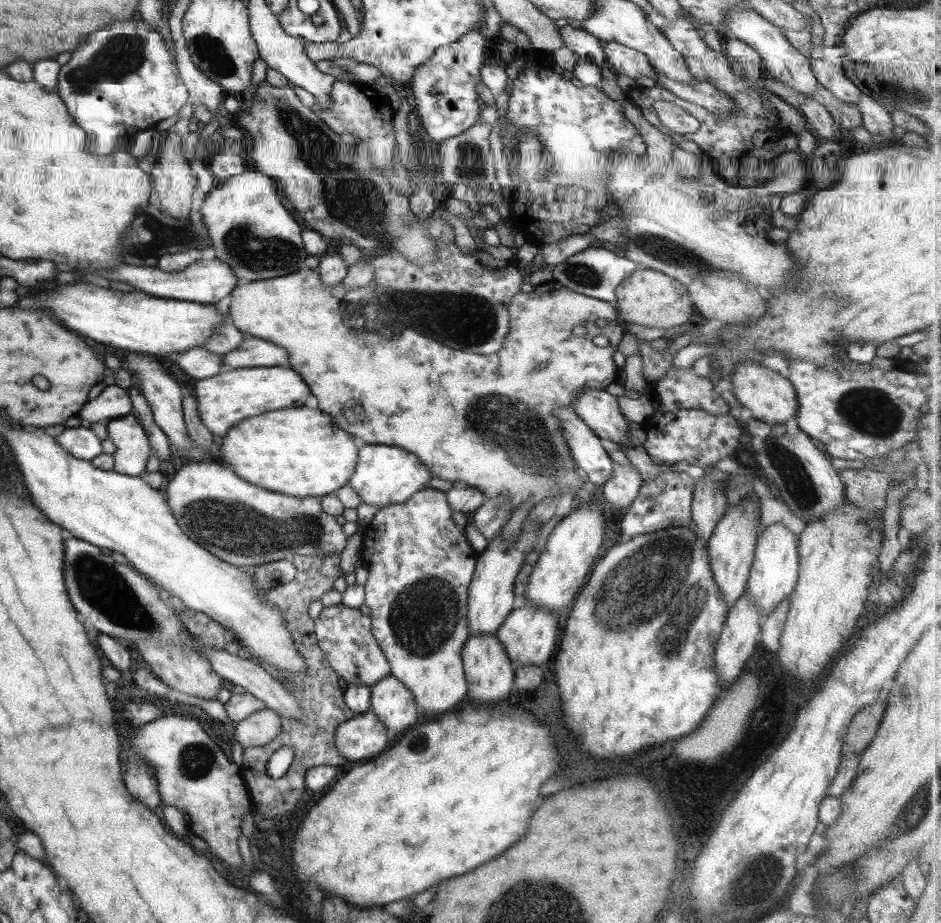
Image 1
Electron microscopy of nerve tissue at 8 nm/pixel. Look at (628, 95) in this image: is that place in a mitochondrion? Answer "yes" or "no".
no

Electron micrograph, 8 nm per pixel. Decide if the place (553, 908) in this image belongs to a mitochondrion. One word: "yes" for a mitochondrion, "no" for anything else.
yes

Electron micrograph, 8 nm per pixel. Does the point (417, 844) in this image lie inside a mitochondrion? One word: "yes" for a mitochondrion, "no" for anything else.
yes

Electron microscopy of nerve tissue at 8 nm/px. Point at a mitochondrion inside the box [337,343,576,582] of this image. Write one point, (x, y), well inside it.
(512, 426)

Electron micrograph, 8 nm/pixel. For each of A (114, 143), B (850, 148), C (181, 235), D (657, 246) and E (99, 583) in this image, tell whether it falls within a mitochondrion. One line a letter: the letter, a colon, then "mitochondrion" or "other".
A: other
B: other
C: mitochondrion
D: mitochondrion
E: mitochondrion

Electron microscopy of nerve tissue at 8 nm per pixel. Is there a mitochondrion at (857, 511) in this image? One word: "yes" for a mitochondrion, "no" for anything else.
no

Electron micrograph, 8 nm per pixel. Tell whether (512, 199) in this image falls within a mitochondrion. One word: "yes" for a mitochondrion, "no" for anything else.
no

